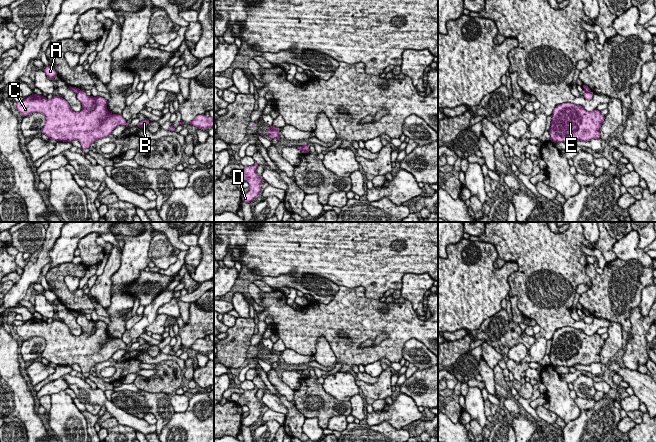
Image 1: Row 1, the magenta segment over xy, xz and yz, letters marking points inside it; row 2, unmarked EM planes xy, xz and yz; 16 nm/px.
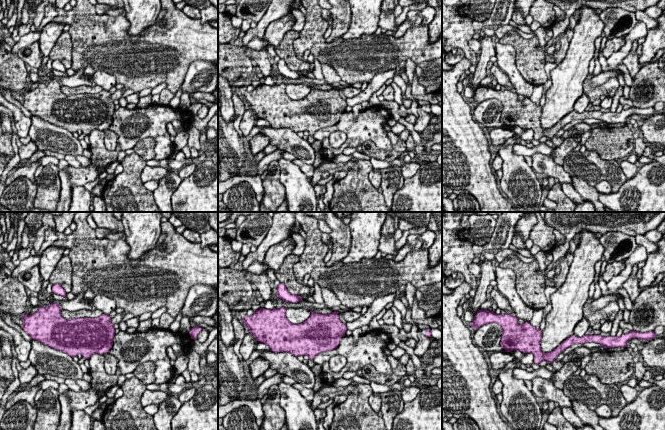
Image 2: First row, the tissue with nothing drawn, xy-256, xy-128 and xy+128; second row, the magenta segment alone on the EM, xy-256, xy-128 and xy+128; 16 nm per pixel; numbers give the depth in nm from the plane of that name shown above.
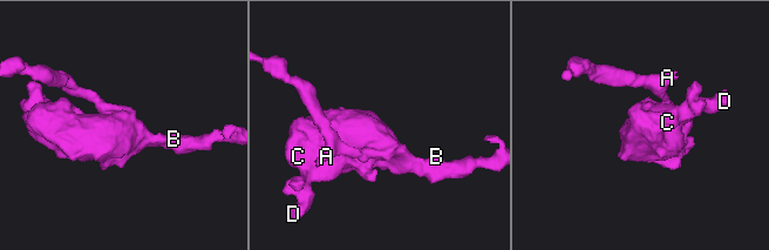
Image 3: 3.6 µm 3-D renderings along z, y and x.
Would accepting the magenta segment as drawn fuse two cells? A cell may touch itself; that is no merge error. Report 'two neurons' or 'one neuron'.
two neurons

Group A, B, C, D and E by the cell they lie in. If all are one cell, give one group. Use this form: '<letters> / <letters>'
A / B C D E

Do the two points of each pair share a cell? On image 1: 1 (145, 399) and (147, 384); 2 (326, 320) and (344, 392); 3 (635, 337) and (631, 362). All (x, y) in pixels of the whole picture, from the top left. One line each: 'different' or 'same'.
1: different
2: different
3: same

